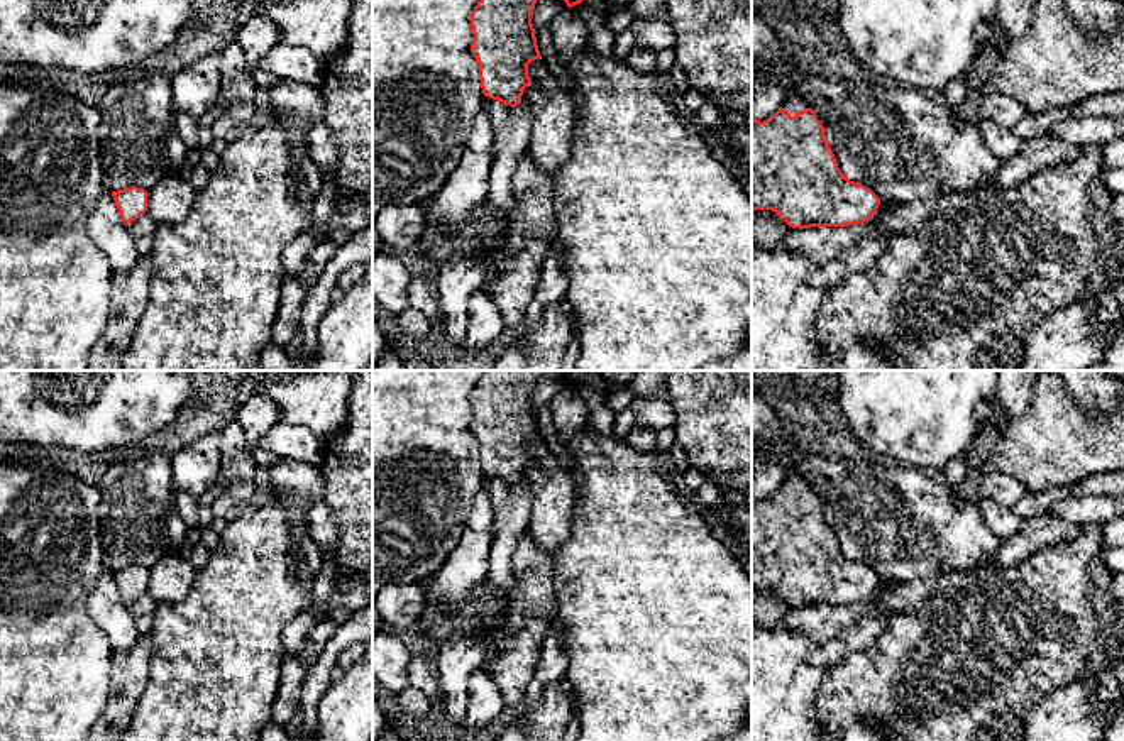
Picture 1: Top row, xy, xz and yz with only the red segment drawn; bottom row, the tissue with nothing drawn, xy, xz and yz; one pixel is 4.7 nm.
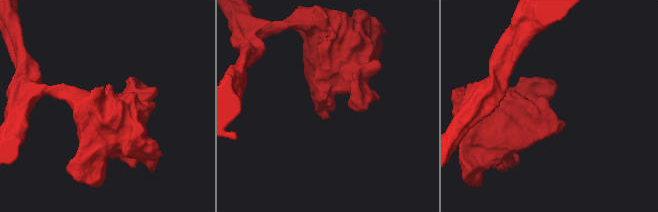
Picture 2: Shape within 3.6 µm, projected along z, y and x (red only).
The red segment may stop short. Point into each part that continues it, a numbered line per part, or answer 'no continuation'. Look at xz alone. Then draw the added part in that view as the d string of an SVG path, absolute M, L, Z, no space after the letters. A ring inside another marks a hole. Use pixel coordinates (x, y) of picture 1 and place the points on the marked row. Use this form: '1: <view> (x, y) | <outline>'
no continuation

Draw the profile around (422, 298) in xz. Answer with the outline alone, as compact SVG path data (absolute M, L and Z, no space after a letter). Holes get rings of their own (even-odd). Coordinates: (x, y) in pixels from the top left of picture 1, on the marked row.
M413 277L408 284L408 308L422 311L433 325L435 333L440 325L438 301L433 288L422 277Z

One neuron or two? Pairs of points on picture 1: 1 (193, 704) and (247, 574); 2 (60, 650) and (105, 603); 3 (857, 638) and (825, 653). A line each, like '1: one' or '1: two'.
1: one
2: two
3: one

